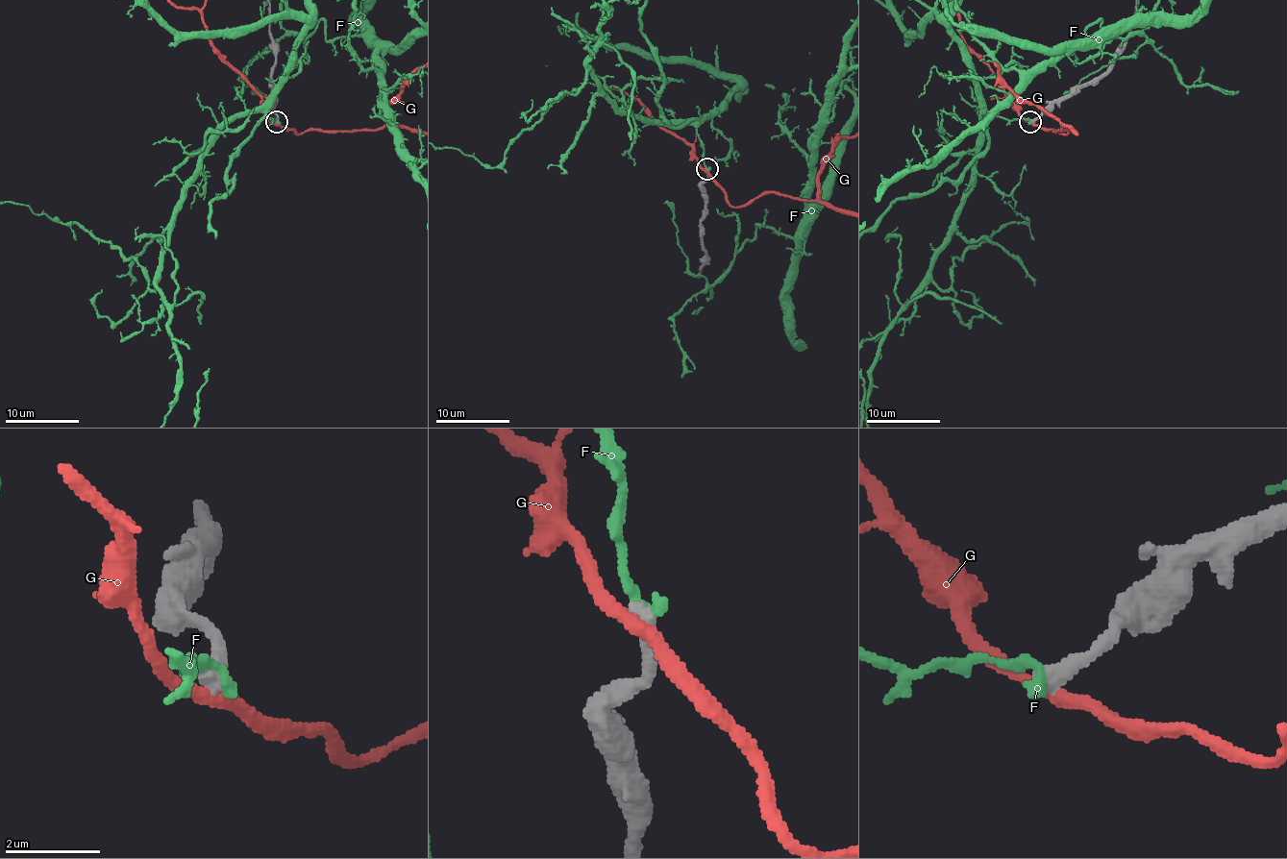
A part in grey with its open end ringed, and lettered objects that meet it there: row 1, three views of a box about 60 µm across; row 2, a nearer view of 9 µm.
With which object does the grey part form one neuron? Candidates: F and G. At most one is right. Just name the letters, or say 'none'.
none

